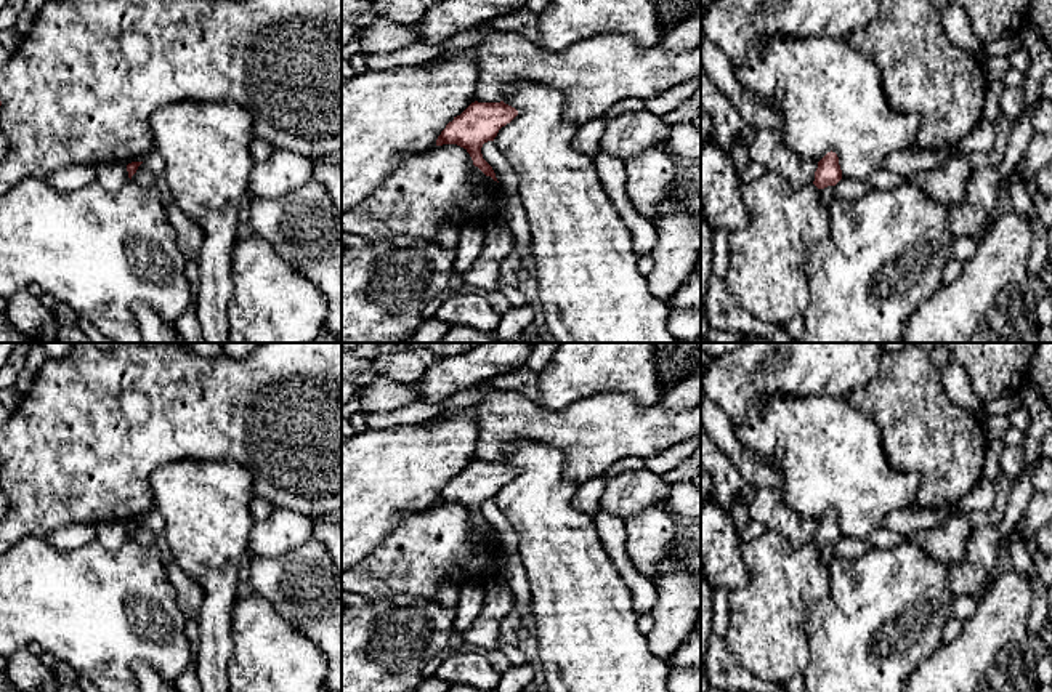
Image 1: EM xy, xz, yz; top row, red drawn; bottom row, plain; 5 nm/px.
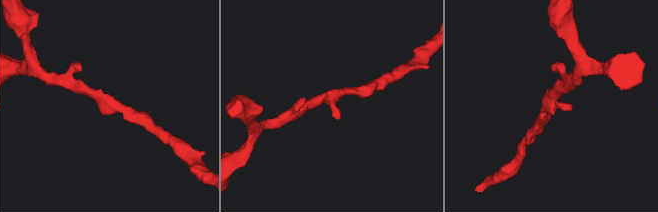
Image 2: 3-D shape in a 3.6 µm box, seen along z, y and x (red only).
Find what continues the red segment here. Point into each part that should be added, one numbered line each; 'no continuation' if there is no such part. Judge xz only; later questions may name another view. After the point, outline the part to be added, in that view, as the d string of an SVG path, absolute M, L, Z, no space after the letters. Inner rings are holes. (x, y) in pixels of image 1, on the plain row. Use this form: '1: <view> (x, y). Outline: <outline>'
no continuation

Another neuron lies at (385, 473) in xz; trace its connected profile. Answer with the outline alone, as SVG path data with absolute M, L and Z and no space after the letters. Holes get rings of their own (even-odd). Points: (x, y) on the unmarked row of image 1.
M475 410L394 429L364 429L342 442L342 572L370 556L403 514L433 505L449 481L475 461Z

